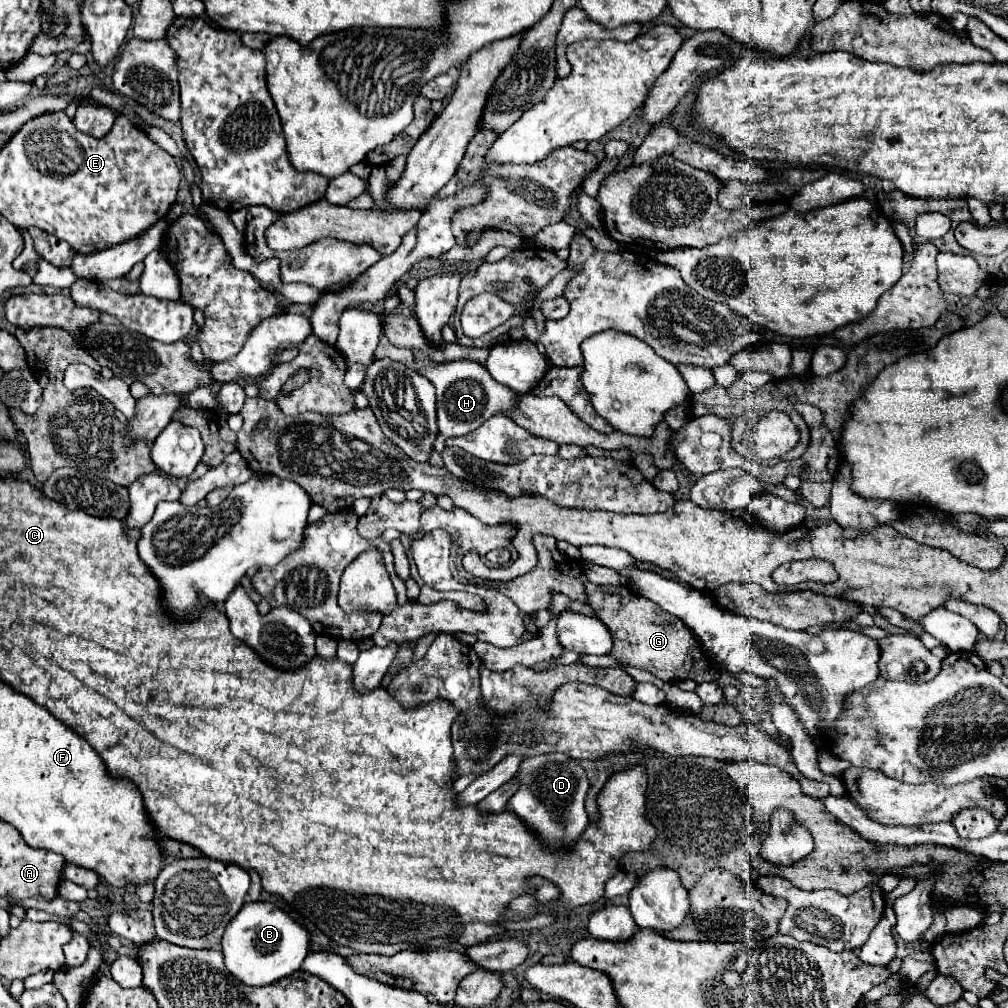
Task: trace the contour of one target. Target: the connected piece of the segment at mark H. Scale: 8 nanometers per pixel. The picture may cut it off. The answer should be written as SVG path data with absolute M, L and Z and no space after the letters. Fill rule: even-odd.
M414 350L414 362L420 370L422 376L426 376L434 388L436 388L436 400L438 400L438 426L440 426L440 434L436 440L434 450L442 452L444 450L444 440L452 438L452 436L462 436L462 434L470 434L476 428L480 428L488 418L496 416L496 414L504 414L516 408L516 398L518 394L496 382L488 370L472 360L454 360L454 362L434 362L430 360L430 356L422 350Z

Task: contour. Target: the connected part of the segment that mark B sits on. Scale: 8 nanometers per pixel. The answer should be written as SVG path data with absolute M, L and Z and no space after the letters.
M246 902L226 926L222 954L226 968L248 986L268 986L296 972L310 948L310 932L272 902Z

